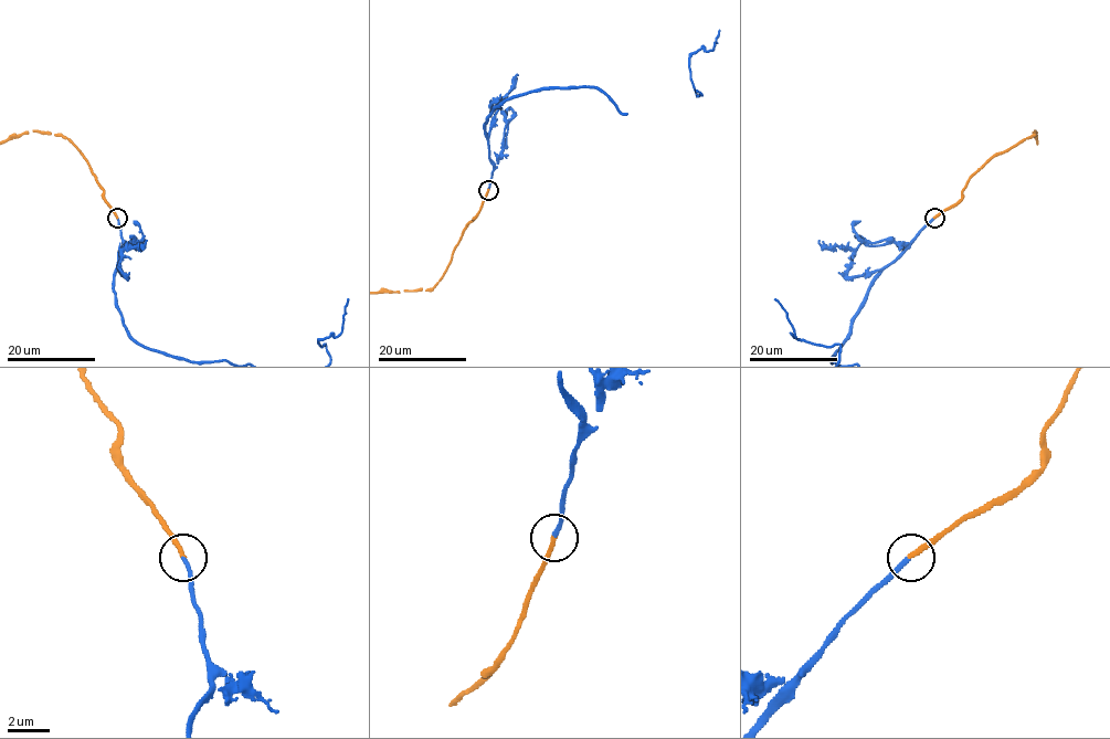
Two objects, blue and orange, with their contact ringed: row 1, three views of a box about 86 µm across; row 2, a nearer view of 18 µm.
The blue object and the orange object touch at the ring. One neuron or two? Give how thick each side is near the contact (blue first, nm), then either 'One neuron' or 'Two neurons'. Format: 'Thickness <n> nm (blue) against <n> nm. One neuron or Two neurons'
Thickness 200 nm (blue) against 220 nm. One neuron

